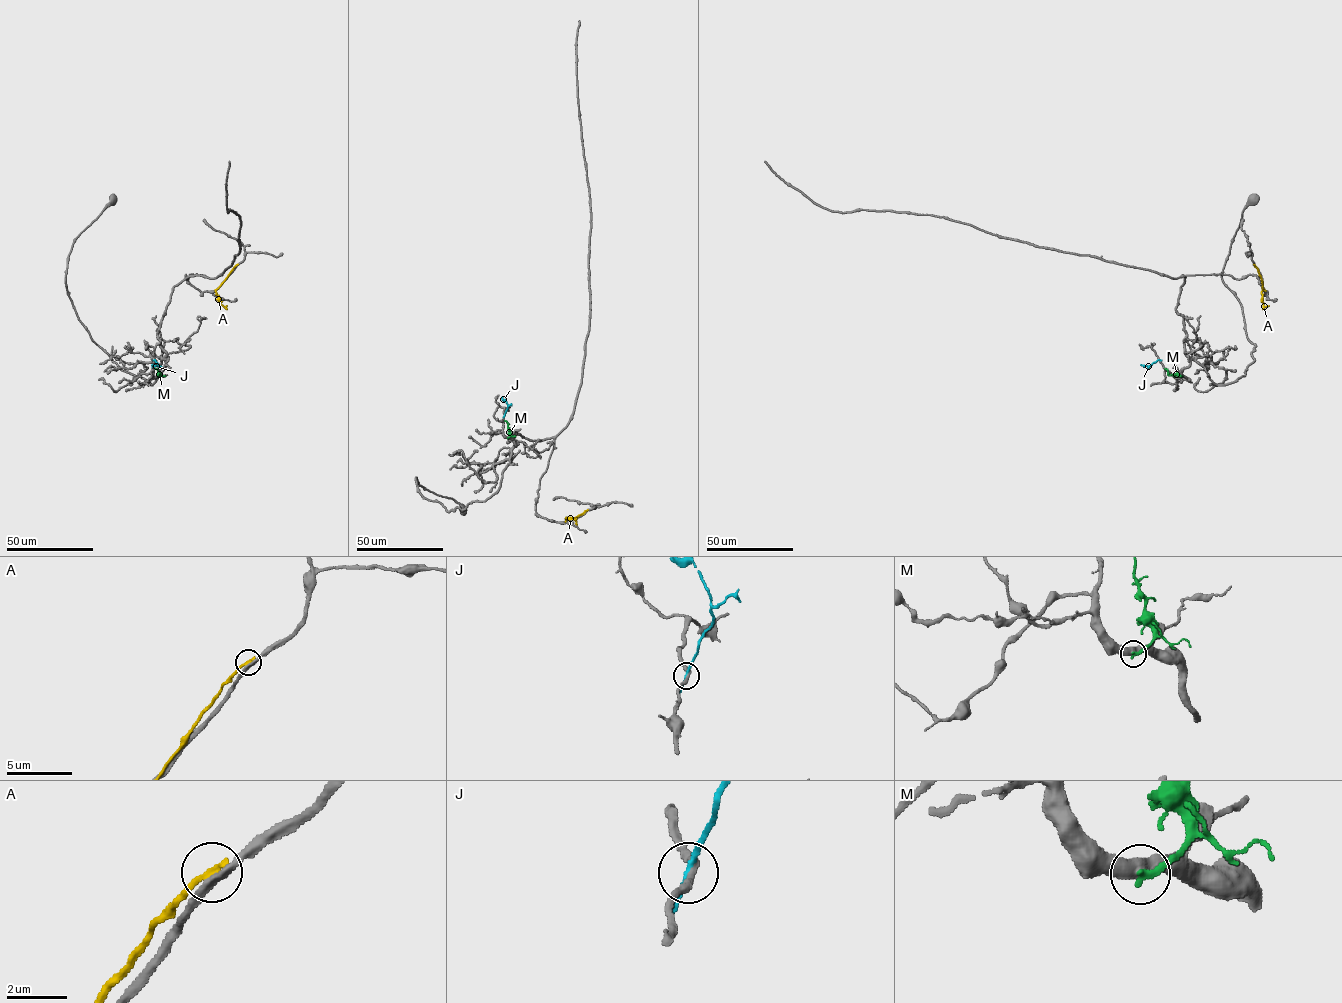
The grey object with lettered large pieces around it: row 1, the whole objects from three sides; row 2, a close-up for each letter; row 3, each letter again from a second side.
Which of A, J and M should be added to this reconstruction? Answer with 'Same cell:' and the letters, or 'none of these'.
Same cell: none of these

